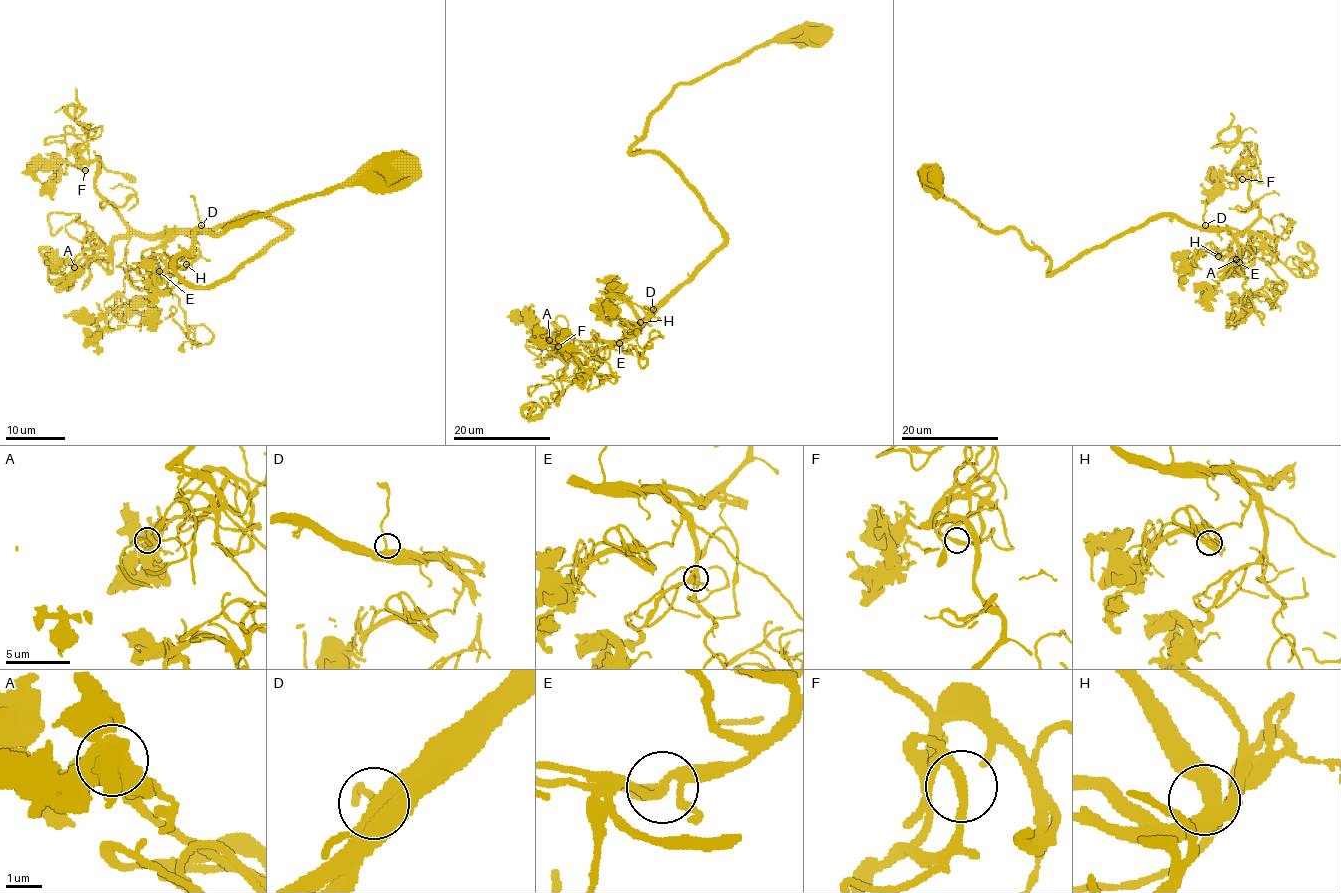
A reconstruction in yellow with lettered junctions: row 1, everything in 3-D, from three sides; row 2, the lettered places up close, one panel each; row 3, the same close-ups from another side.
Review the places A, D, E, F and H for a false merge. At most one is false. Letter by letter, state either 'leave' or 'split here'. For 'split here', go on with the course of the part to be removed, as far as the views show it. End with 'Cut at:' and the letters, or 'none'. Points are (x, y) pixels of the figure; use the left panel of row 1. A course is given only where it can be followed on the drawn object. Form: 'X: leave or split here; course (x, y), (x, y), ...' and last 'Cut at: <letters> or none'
A: leave
D: leave
E: leave
F: leave
H: leave
Cut at: none

